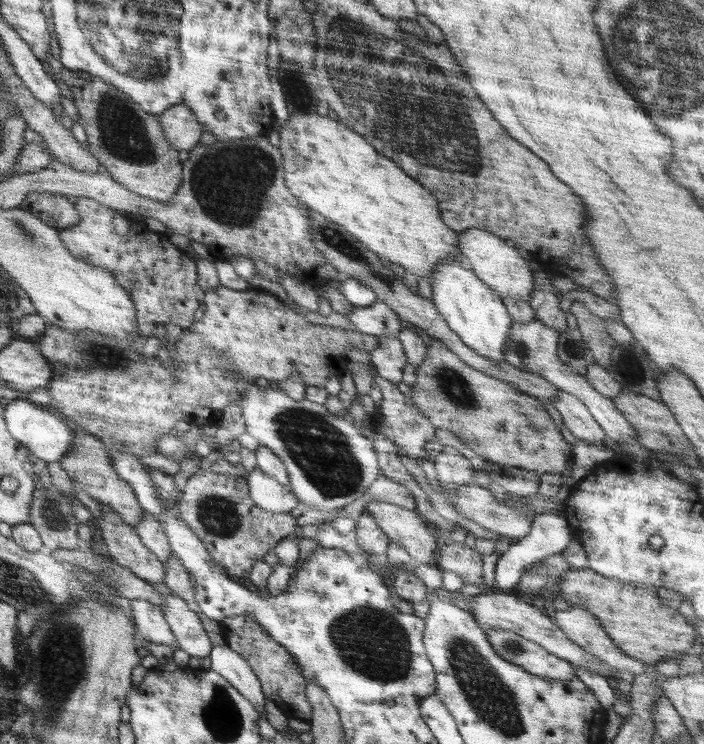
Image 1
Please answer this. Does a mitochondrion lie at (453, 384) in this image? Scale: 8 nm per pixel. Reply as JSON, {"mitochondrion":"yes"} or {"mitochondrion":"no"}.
{"mitochondrion":"yes"}

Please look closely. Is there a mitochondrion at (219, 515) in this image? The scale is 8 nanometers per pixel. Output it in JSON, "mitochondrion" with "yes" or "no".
{"mitochondrion":"yes"}

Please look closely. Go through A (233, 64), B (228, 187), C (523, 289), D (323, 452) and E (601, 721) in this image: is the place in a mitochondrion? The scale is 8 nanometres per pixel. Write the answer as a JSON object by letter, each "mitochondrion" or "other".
{"A":"other","B":"mitochondrion","C":"other","D":"mitochondrion","E":"other"}

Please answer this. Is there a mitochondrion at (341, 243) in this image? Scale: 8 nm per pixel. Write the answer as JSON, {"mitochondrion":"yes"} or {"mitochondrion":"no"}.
{"mitochondrion":"yes"}

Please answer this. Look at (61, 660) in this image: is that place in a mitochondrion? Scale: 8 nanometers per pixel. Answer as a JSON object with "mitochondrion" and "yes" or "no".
{"mitochondrion":"yes"}

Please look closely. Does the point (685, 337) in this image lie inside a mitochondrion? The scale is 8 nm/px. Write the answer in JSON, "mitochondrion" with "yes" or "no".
{"mitochondrion":"no"}

